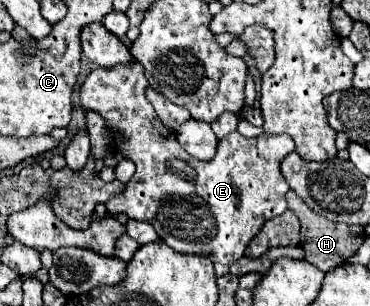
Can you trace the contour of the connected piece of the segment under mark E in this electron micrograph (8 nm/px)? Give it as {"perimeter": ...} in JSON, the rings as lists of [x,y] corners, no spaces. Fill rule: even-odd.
{"perimeter":[[[134,62],[134,66],[118,66],[118,70],[92,70],[80,90],[80,106],[84,114],[90,110],[100,114],[106,122],[106,128],[114,136],[116,150],[136,164],[134,178],[124,186],[120,194],[114,194],[106,202],[106,210],[112,216],[122,212],[128,218],[150,222],[160,240],[180,254],[194,254],[208,258],[210,262],[230,264],[244,254],[250,240],[270,218],[286,212],[286,192],[290,188],[282,178],[280,162],[290,152],[294,152],[294,142],[286,134],[260,134],[258,138],[246,138],[234,132],[218,142],[218,152],[210,162],[196,160],[186,154],[182,146],[178,146],[174,132],[162,124],[146,98],[146,86],[148,82],[144,78],[142,64]]]}

